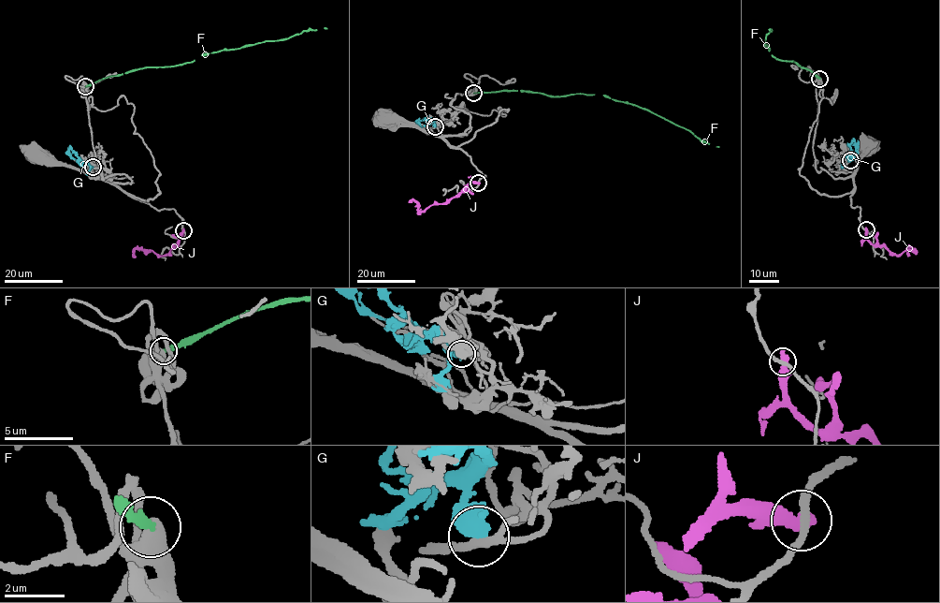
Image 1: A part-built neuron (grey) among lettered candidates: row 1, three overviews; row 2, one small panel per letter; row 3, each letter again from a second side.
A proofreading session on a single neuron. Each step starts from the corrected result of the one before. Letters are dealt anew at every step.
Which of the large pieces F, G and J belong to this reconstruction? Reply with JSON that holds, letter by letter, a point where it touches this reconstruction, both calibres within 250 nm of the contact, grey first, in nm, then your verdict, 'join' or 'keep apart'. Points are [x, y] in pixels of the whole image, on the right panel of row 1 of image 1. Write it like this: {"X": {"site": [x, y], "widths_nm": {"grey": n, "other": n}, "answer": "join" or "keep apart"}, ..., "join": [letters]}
{"F": {"site": [819, 79], "widths_nm": {"grey": 600, "other": 240}, "answer": "keep apart"}, "G": {"site": [850, 160], "widths_nm": {"grey": 280, "other": 600}, "answer": "keep apart"}, "J": {"site": [866, 229], "widths_nm": {"grey": 240, "other": 550}, "answer": "keep apart"}, "join": []}

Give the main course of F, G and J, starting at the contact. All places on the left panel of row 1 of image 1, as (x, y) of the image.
F: (86, 86), (107, 78), (147, 67), (181, 65), (201, 55), (279, 40), (304, 31), (327, 28)
G: (93, 167), (70, 149), (69, 155), (77, 160)
J: (183, 231), (177, 245), (167, 254), (157, 255), (151, 250), (136, 249), (135, 257)

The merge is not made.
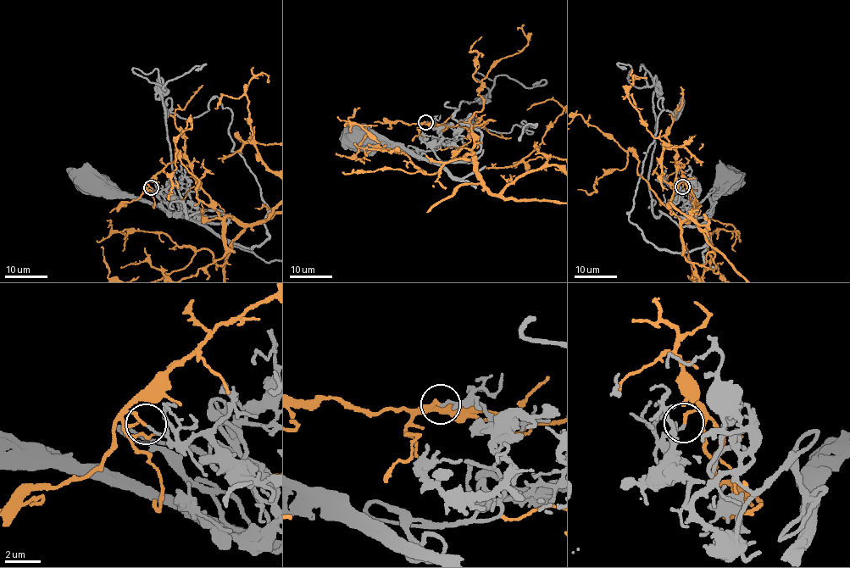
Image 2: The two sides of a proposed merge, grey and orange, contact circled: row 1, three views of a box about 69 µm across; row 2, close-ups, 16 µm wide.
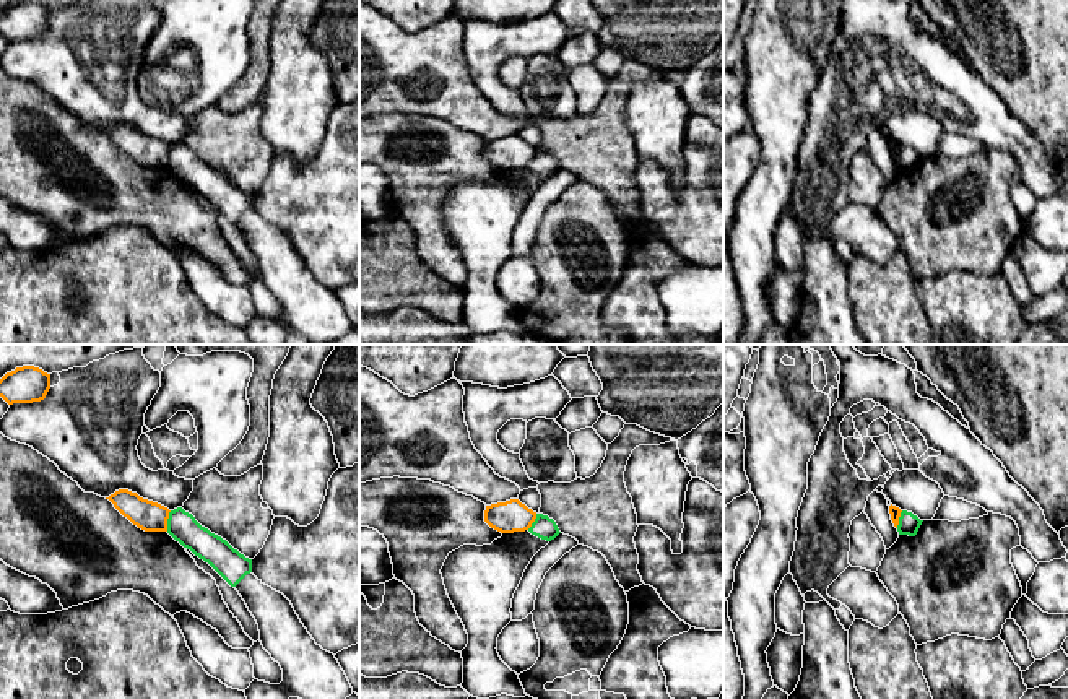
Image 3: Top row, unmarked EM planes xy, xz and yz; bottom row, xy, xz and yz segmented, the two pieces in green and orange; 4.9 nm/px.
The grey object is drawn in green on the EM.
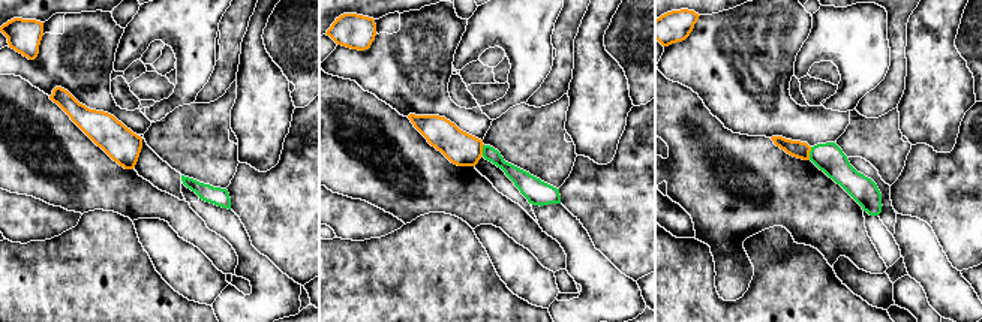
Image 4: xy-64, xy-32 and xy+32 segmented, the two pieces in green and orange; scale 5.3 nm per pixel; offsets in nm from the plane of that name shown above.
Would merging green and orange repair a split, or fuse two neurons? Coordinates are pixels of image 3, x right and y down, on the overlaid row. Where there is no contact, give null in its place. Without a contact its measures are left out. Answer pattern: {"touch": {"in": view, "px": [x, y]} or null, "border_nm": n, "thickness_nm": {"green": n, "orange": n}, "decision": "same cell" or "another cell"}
{"touch": {"in": "xy", "px": [168, 520]}, "border_nm": 110, "thickness_nm": {"green": 150, "orange": 150}, "decision": "another cell"}

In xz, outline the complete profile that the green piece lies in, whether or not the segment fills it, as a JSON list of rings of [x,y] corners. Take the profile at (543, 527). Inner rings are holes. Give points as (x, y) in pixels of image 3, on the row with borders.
[[[536,514],[536,519],[528,528],[528,532],[546,541],[554,540],[561,533],[556,522],[543,514]]]

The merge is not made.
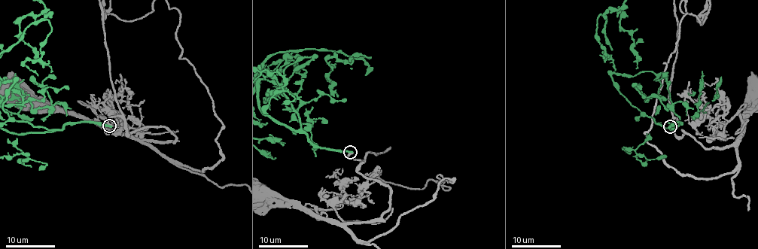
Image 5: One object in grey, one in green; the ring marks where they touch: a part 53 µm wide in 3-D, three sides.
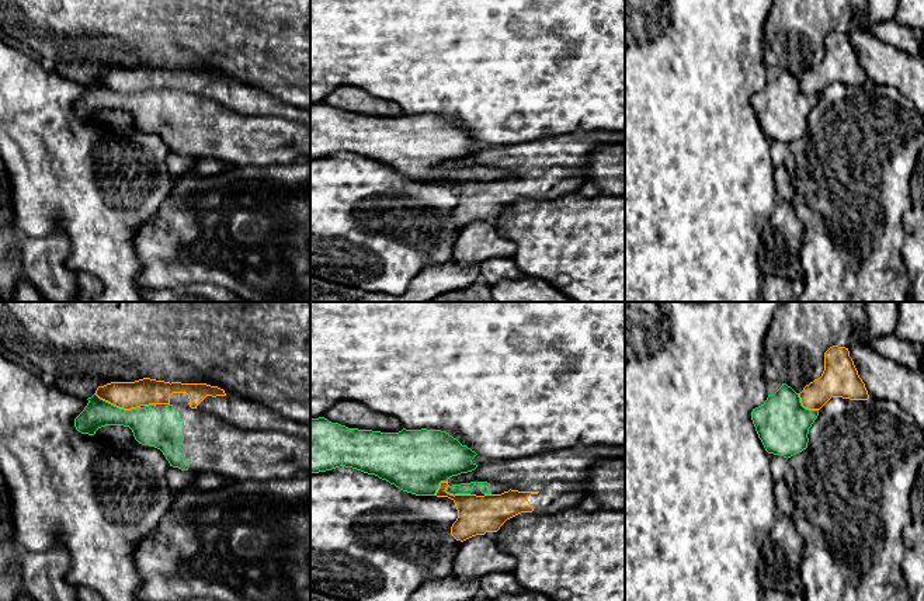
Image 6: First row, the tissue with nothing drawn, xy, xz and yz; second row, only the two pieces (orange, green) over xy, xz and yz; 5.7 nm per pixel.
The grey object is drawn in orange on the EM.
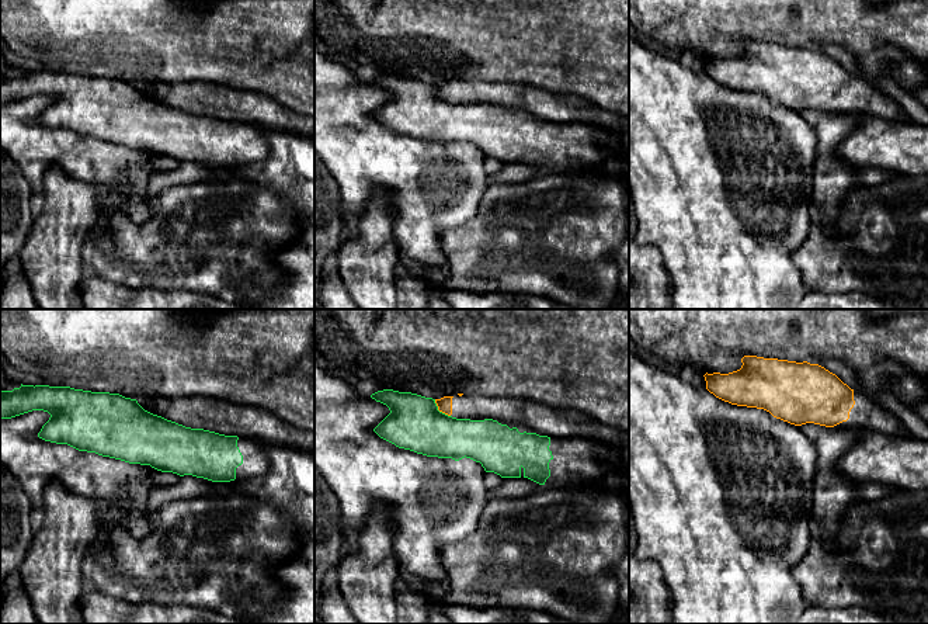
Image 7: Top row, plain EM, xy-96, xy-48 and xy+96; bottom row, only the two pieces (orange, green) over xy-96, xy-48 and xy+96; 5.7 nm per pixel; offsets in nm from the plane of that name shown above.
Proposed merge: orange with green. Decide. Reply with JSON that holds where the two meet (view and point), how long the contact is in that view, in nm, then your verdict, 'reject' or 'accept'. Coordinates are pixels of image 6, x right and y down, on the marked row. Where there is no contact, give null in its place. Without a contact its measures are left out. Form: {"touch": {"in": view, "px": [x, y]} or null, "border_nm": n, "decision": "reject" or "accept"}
{"touch": {"in": "xy", "px": [117, 406]}, "border_nm": 280, "decision": "reject"}

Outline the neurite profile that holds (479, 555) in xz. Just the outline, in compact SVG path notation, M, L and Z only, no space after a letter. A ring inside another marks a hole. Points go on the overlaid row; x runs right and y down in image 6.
M476 535L462 542L452 573L463 581L479 580L493 572L514 572L517 560L501 552L494 539Z

